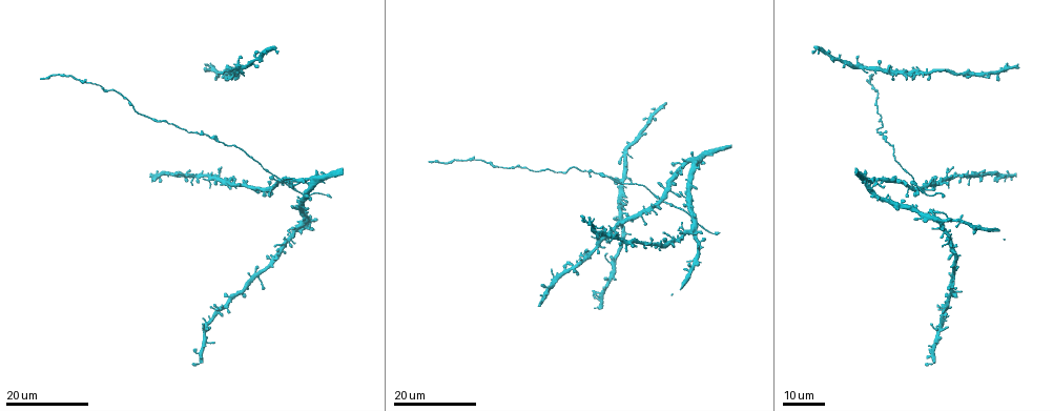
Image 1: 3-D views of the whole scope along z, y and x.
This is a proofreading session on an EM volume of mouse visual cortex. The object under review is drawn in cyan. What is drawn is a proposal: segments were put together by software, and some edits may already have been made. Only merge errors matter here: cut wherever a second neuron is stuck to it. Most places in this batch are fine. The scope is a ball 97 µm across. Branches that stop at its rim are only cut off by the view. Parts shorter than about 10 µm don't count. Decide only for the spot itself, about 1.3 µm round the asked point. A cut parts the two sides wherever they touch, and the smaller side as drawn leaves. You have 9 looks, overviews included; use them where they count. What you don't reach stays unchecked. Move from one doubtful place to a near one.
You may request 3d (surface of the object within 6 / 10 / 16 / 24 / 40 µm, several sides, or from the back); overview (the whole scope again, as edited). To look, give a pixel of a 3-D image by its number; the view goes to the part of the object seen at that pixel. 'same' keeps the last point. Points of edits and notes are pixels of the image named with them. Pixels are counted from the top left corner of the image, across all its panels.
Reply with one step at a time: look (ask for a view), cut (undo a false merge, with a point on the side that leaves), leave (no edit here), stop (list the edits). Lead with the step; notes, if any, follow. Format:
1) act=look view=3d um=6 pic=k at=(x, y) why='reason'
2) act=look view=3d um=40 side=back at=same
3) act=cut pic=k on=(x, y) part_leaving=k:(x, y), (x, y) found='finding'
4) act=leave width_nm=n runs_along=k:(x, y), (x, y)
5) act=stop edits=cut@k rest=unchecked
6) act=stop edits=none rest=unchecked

act=look view=3d um=24 pic=1 at=(942, 225) why='four or more arms meet'

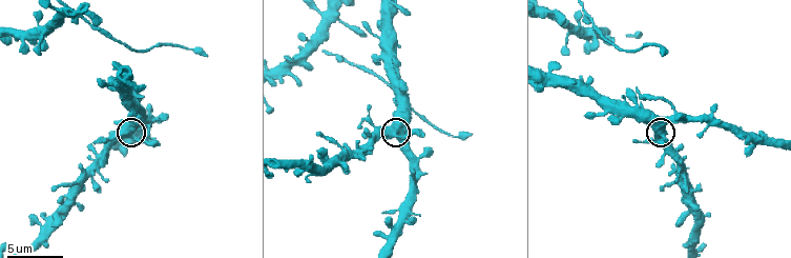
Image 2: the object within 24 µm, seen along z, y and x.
act=look view=3d um=10 pic=2 at=(664, 128) why='closer look'

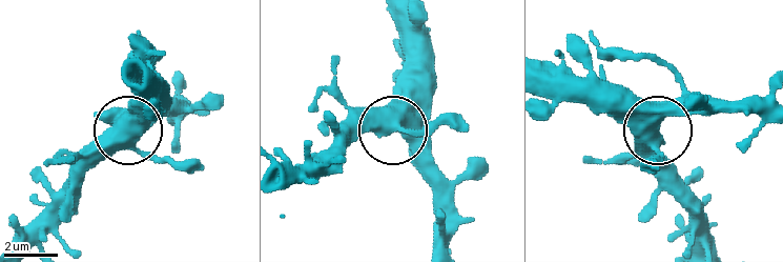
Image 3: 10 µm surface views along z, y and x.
act=leave side_arm_um=20 arms=4 found='one neuron here'

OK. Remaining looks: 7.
act=look view=3d um=16 pic=1 at=(897, 70) why='four-way junction'

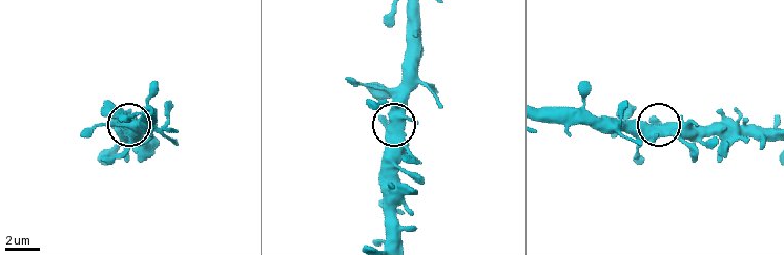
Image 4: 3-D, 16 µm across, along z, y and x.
act=look view=3d um=6 pic=4 at=(650, 124)

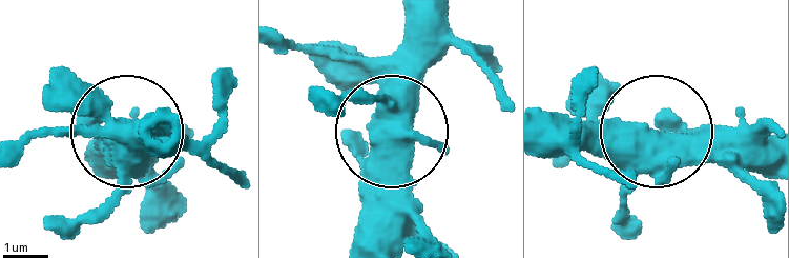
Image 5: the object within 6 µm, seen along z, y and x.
act=leave arms=4 found='one neuron here'

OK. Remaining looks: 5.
act=look view=3d um=24 pic=1 at=(542, 169) why='calibre changes'

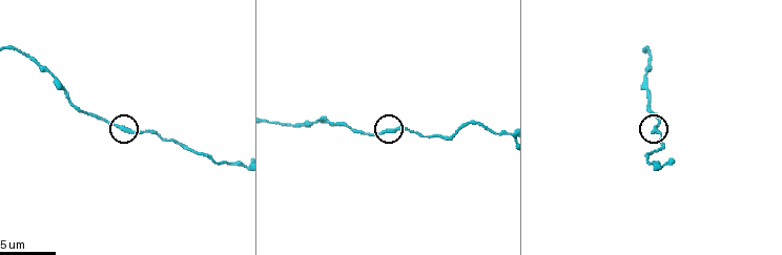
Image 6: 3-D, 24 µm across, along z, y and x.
act=look view=3d um=6 pic=6 at=(118, 128)

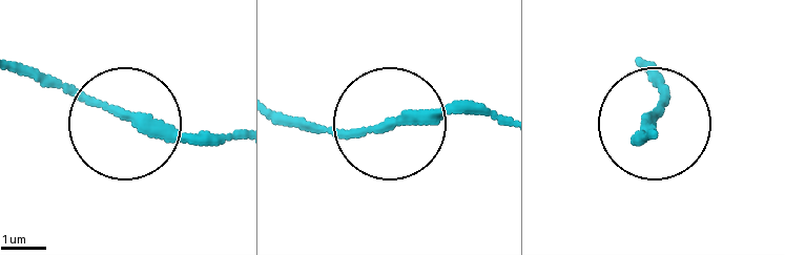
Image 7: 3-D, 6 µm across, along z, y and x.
act=leave width_nm=250 runs_along=7:(496, 114), (274, 126) found='one neuron here'

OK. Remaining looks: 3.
act=look view=3d um=24 pic=1 at=(488, 161) why='calibre changes'

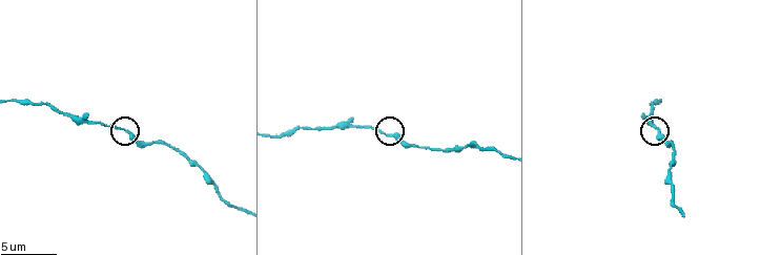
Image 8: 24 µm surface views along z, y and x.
act=look view=3d um=6 pic=8 at=(392, 135) why='zoom in'

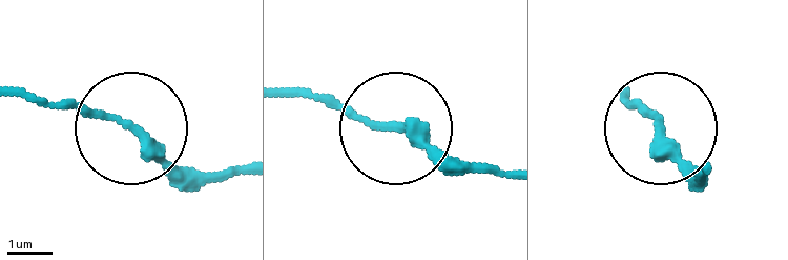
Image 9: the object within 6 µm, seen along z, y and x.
act=look view=3d um=6 side=back pic=9 at=(137, 134)

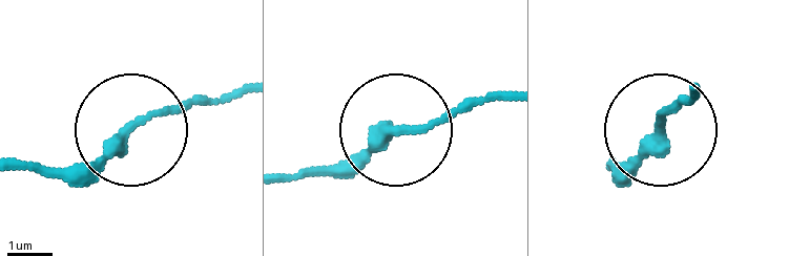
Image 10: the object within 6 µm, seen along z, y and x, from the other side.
act=leave width_nm=270 runs_along=10:(287, 175), (354, 171), (399, 133), (486, 100) found='one neuron here'

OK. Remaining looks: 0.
act=stop edits=none rest=unchecked

